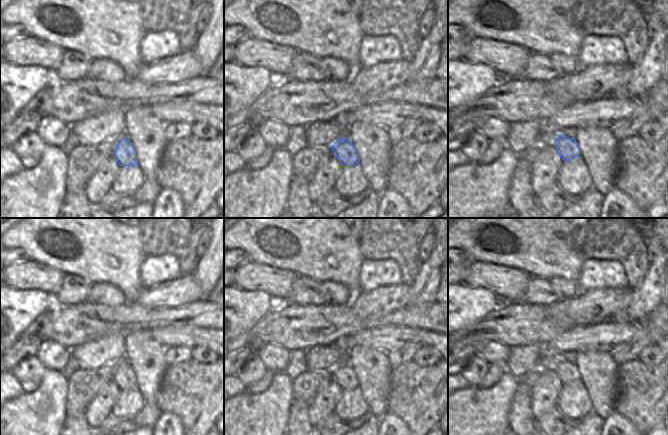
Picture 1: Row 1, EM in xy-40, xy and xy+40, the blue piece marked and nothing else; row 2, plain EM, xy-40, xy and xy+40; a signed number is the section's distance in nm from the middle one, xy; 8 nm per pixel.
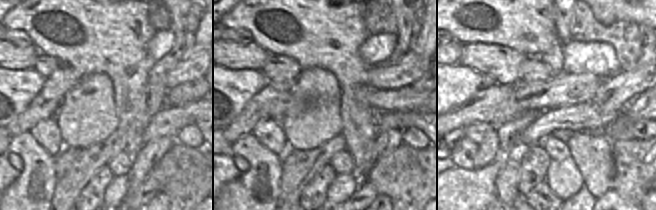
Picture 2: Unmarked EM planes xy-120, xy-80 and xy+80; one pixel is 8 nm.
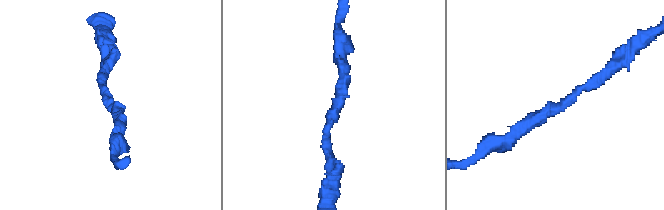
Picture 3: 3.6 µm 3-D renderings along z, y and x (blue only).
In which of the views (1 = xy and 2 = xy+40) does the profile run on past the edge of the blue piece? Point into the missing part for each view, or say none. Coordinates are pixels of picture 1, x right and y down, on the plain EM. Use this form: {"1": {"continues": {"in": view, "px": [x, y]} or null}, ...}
{"1": {"continues": null}, "2": {"continues": null}}

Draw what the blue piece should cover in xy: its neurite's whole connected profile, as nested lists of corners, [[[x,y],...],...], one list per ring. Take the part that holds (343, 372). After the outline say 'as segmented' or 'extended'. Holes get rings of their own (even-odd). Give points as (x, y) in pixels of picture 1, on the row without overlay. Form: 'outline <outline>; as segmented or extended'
outline [[[348,361],[334,366],[332,375],[342,390],[353,390],[360,386],[358,377]]]; as segmented

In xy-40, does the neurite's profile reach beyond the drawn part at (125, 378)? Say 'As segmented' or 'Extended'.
As segmented.

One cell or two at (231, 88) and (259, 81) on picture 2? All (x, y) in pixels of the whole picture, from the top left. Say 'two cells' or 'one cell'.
one cell

